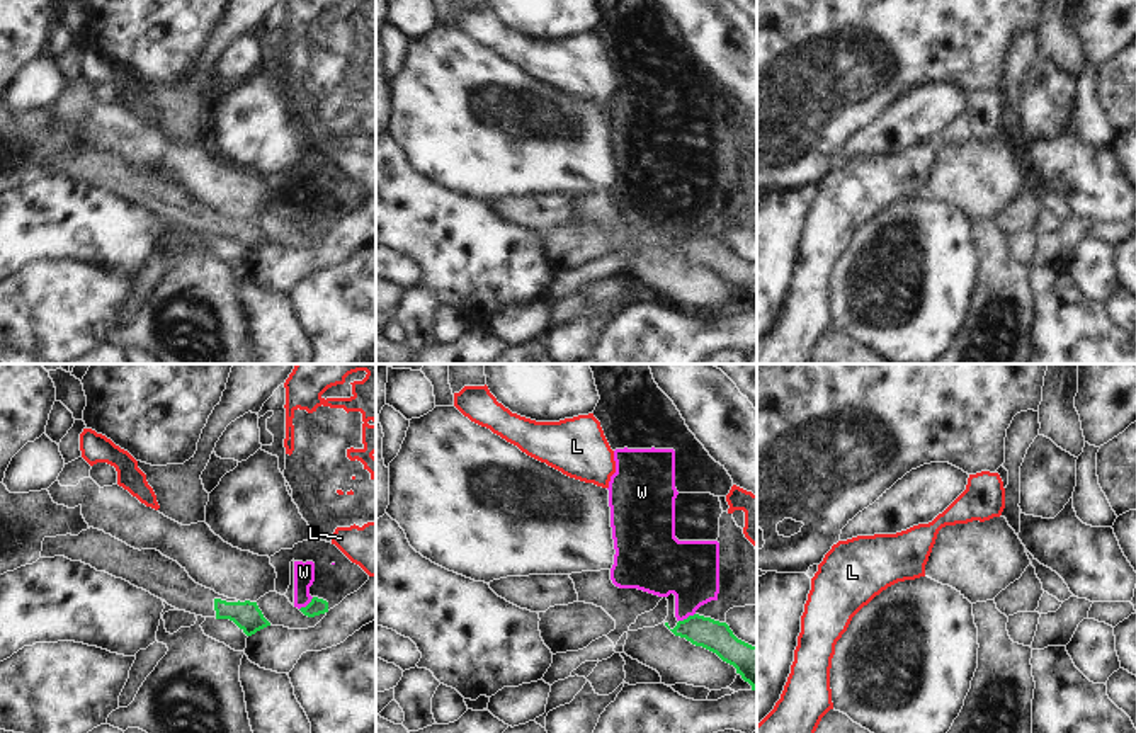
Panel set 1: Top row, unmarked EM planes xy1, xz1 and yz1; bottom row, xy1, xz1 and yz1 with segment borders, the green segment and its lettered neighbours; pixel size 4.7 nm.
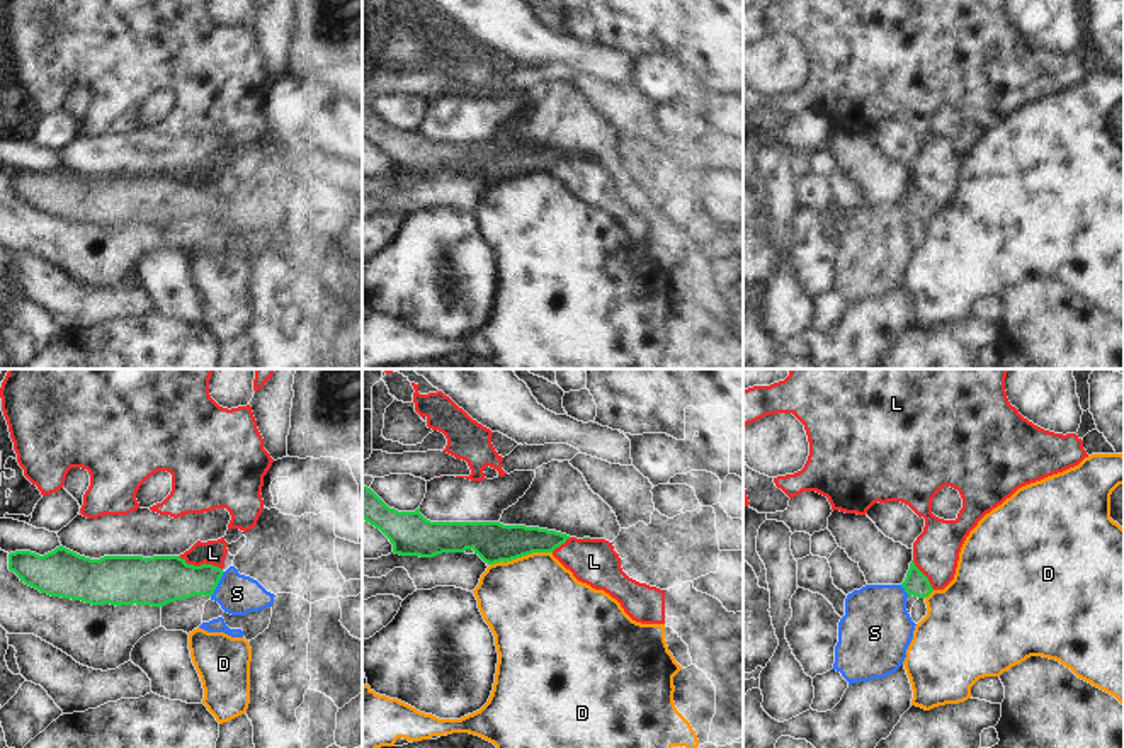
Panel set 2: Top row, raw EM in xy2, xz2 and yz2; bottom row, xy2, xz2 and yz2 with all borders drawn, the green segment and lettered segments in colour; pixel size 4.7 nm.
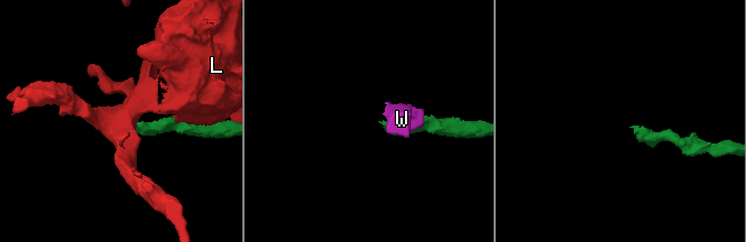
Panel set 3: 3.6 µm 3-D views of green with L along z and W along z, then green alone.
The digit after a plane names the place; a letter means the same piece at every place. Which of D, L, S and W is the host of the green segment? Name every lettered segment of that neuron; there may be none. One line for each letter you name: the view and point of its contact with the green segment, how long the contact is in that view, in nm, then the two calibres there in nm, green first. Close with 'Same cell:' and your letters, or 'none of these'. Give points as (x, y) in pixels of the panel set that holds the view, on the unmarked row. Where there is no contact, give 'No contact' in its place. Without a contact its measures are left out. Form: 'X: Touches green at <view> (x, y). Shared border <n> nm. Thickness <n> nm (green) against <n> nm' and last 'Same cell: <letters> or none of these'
Same cell: none of these.

